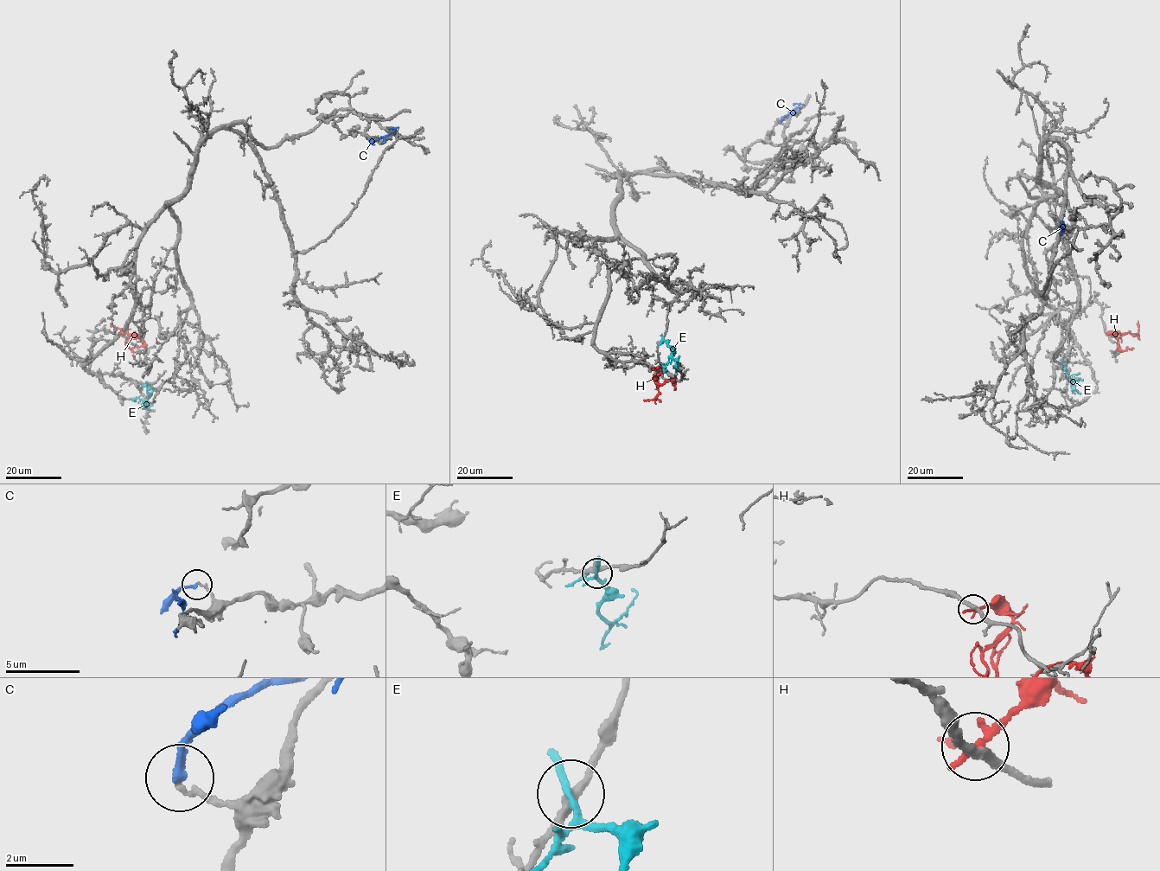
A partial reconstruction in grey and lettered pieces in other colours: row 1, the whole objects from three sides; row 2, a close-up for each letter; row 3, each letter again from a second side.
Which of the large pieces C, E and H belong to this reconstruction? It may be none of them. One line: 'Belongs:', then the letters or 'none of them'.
Belongs: none of them

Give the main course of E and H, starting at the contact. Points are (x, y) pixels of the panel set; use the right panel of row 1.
E: (1061, 361), (1068, 380), (1082, 380)
H: (1106, 333), (1115, 333), (1119, 349), (1133, 349)

